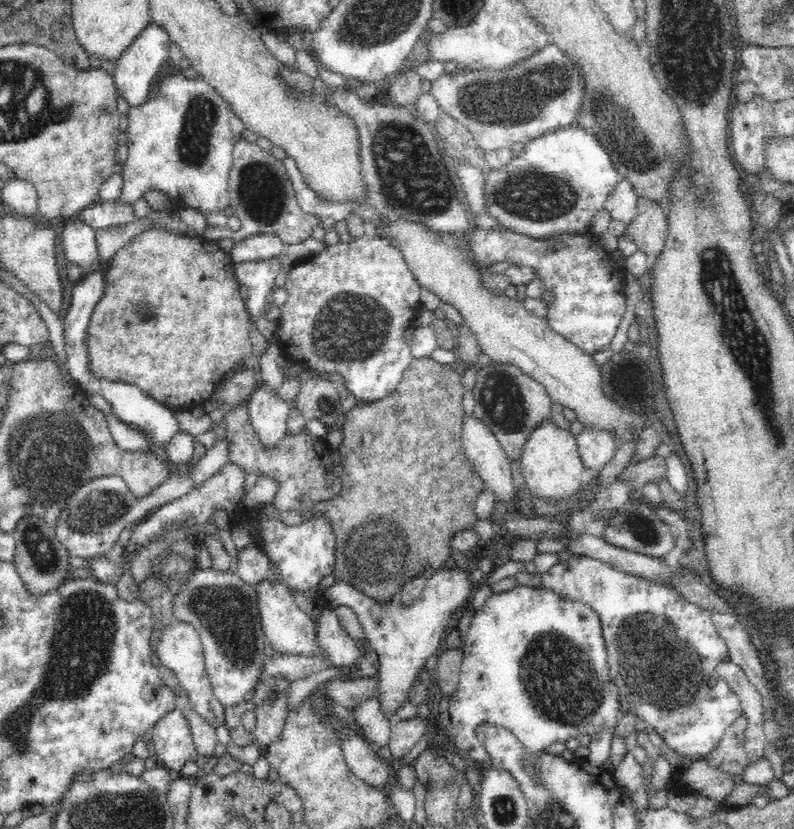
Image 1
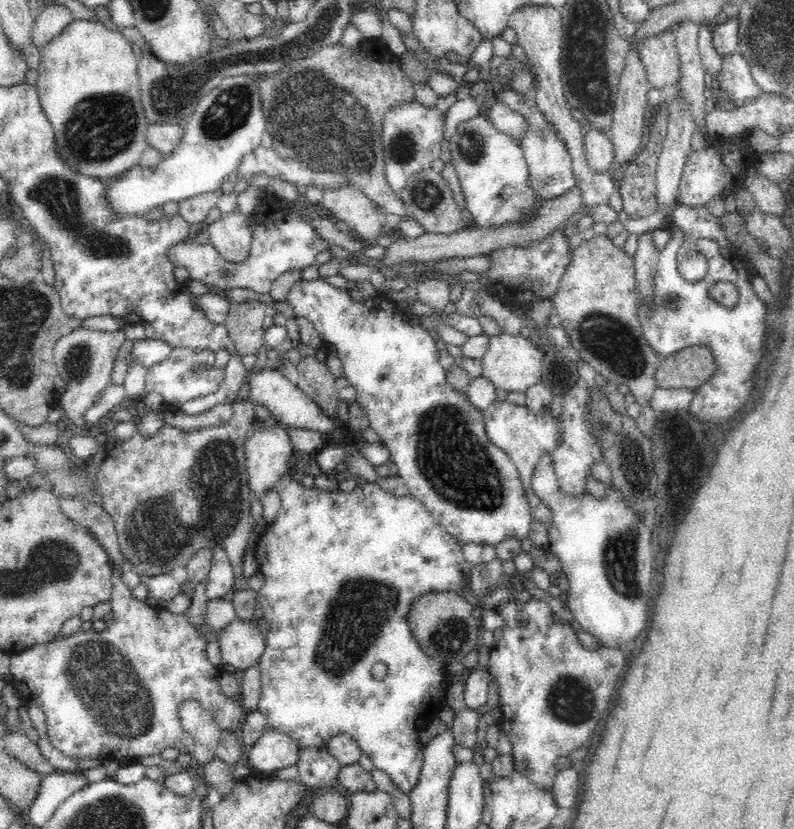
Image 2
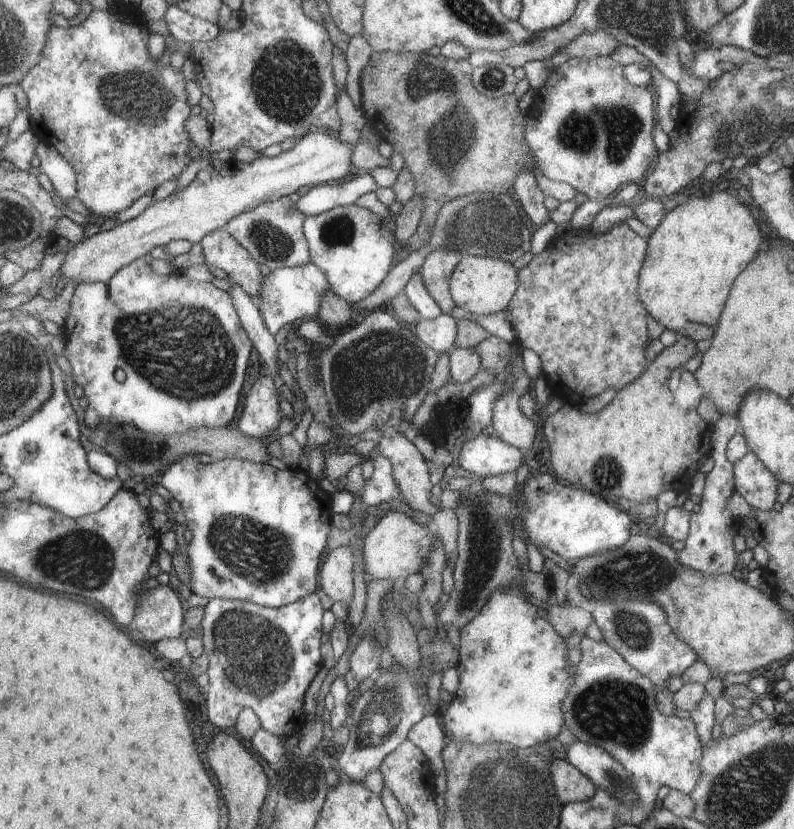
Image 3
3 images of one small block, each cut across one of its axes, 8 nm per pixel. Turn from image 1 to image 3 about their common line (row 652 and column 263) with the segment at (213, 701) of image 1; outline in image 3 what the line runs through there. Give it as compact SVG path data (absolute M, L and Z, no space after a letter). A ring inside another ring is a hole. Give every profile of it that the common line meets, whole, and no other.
M317 130L308 133L302 140L297 141L293 148L275 157L257 158L250 164L237 161L235 158L224 163L207 161L190 185L182 192L174 191L165 200L152 202L133 220L117 224L114 229L109 231L97 230L92 236L86 237L68 249L65 261L58 270L59 280L65 285L73 282L75 286L78 283L107 283L124 265L143 258L147 252L158 245L166 245L171 240L189 240L192 243L199 243L204 236L210 235L211 232L223 230L224 226L230 223L235 216L254 210L262 203L282 199L293 192L302 192L304 189L321 184L334 183L334 180L348 176L352 151L354 151L354 147L351 144L336 139L334 135L324 130Z

